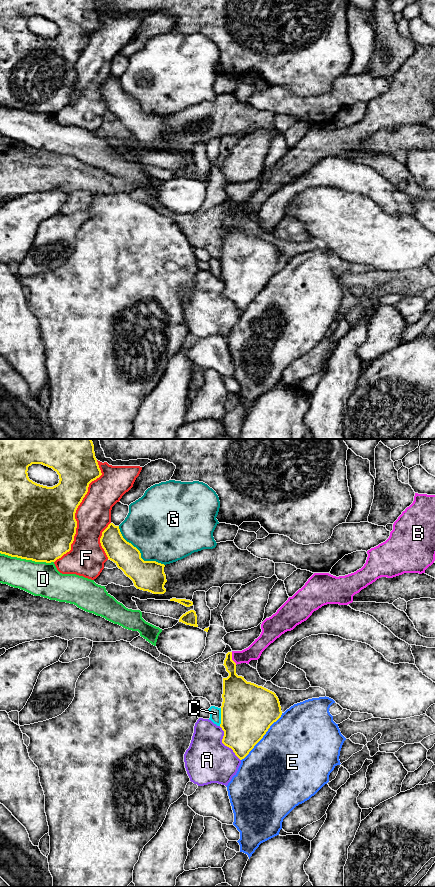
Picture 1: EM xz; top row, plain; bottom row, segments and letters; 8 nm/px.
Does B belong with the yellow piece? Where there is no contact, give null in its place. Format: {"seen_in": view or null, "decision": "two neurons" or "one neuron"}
{"seen_in": "xz", "decision": "two neurons"}

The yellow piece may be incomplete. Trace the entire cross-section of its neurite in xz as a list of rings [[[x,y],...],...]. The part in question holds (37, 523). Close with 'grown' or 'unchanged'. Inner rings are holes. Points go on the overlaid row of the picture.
[[[0,439],[0,553],[35,562],[51,563],[69,552],[76,534],[76,510],[87,494],[89,484],[101,475],[102,473],[95,457],[94,445],[91,439]],[[32,464],[42,464],[52,468],[59,475],[59,483],[53,487],[47,487],[30,480],[27,471],[28,467]]]; unchanged

